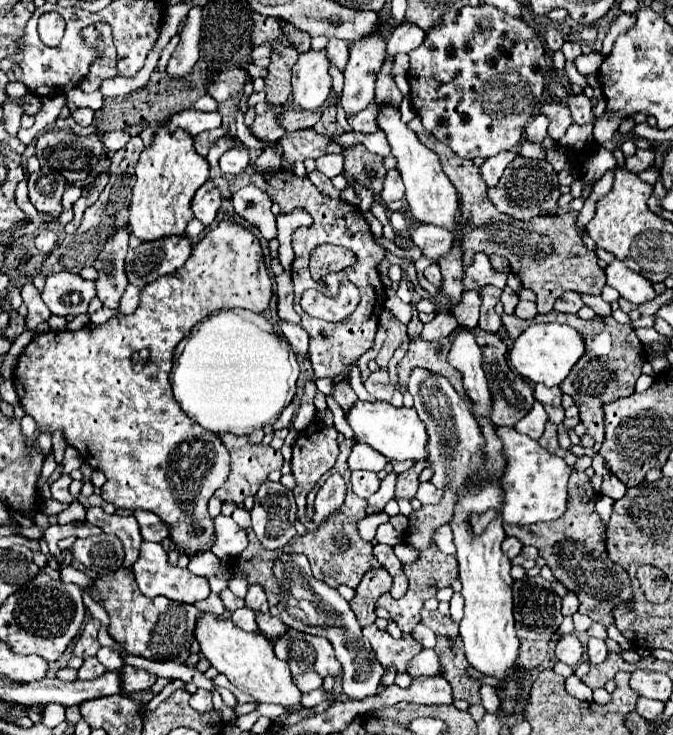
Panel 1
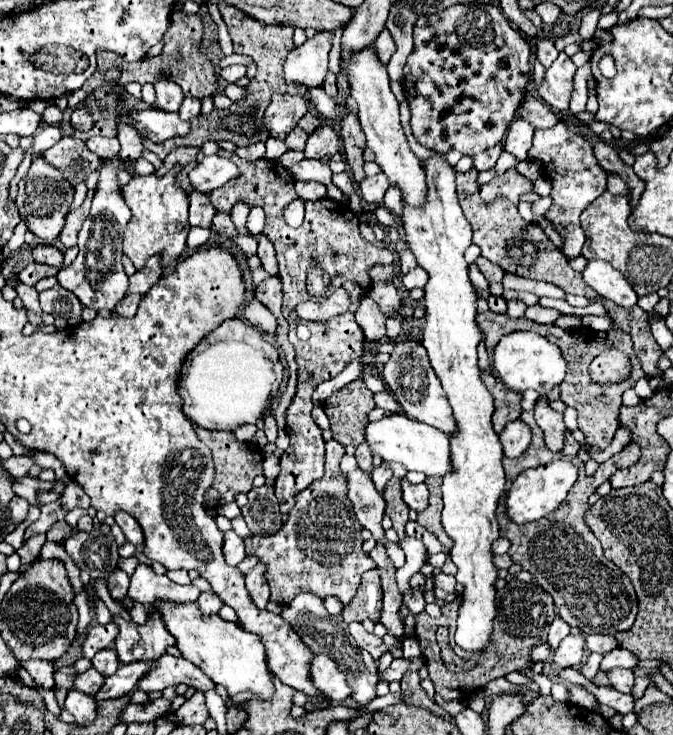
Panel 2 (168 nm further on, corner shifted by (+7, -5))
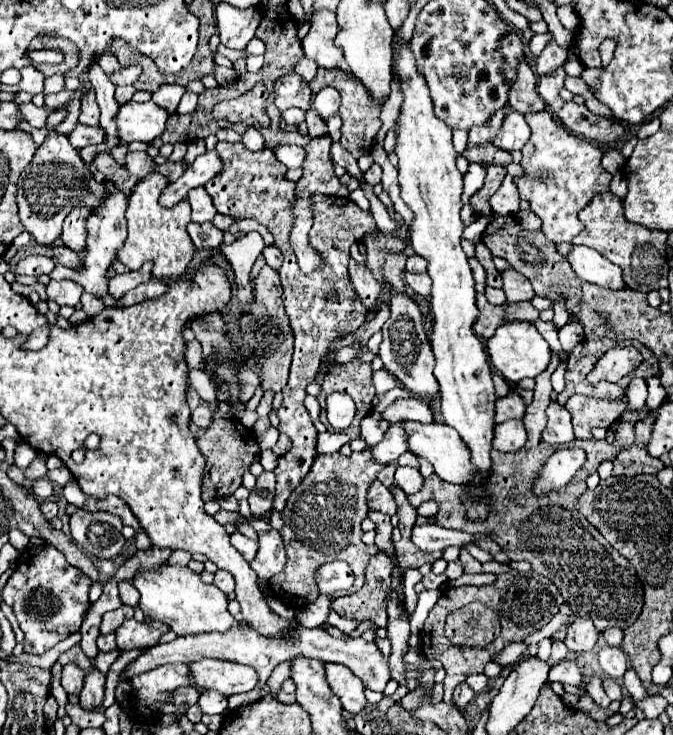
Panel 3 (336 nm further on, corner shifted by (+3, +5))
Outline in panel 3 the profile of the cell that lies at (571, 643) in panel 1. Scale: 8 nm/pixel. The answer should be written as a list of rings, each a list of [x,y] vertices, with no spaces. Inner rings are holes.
[[[576,618],[574,624],[566,632],[564,644],[570,652],[586,652],[592,650],[598,640],[598,630],[594,628],[594,622],[590,618]]]

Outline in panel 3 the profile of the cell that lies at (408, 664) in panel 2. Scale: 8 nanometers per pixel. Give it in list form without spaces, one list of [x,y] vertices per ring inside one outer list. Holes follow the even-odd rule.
[[[244,626],[240,630],[228,630],[228,634],[198,634],[198,636],[180,636],[170,644],[156,644],[148,650],[144,650],[134,662],[126,666],[122,672],[124,680],[132,680],[138,674],[144,674],[156,666],[170,664],[170,662],[194,662],[196,658],[224,658],[232,660],[238,664],[254,664],[254,670],[258,672],[258,686],[262,688],[272,672],[272,668],[278,662],[292,660],[294,656],[304,654],[308,658],[318,658],[322,662],[340,662],[352,672],[362,678],[362,682],[374,690],[382,692],[390,680],[390,662],[388,658],[378,650],[376,642],[366,642],[364,638],[354,638],[354,640],[338,640],[328,636],[322,628],[298,628],[294,634],[280,634],[276,638],[264,638],[262,634],[256,634],[256,630]]]

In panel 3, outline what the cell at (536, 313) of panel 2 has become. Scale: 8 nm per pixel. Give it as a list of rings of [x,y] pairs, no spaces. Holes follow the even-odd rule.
[[[520,302],[520,304],[506,304],[506,322],[512,320],[524,320],[524,322],[536,322],[540,318],[540,312],[532,306],[532,302]]]

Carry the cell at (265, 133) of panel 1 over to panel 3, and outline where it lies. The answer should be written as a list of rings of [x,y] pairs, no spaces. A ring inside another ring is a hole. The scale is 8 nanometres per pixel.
[[[296,72],[278,78],[274,82],[274,92],[276,92],[274,104],[278,106],[280,112],[284,112],[284,110],[288,110],[292,106],[298,106],[302,110],[310,108],[312,90]]]

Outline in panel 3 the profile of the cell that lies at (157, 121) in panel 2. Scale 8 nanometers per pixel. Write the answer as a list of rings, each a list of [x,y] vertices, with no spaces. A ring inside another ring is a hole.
[[[126,102],[120,106],[120,114],[116,122],[120,124],[120,144],[124,142],[152,142],[166,128],[166,120],[170,118],[168,110],[158,106],[156,102]]]

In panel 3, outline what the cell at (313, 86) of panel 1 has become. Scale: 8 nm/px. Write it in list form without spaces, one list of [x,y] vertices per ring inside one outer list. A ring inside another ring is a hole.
[[[318,10],[310,22],[310,32],[302,40],[306,58],[314,60],[320,68],[336,68],[342,64],[340,48],[334,46],[338,34],[336,14],[330,10]]]

